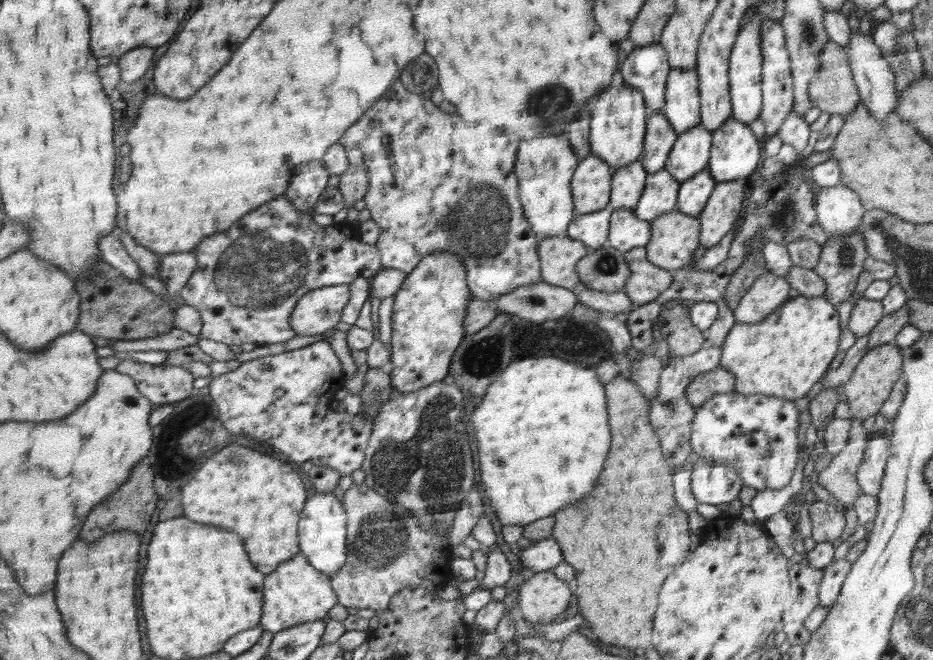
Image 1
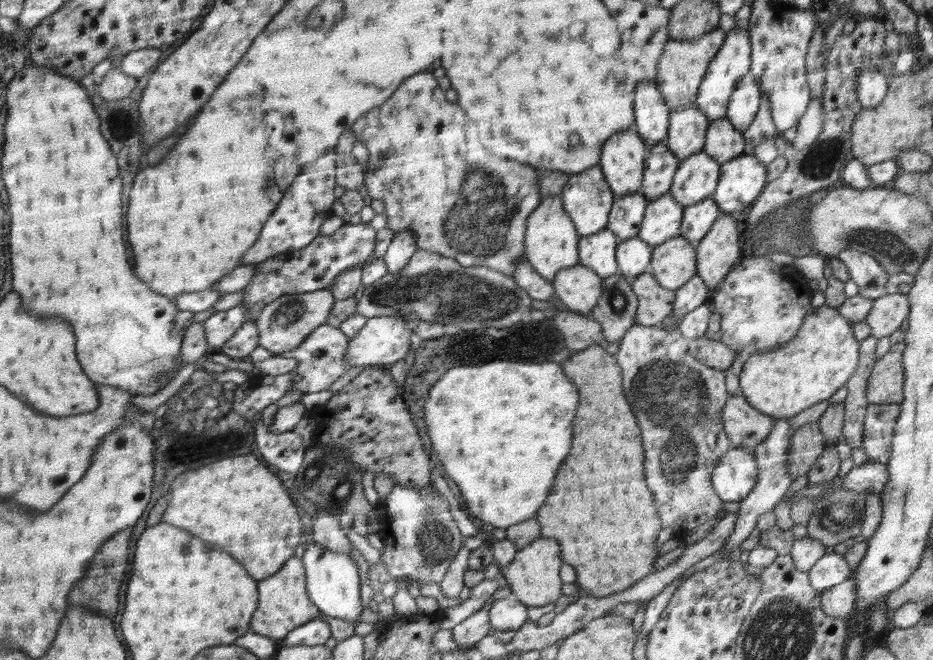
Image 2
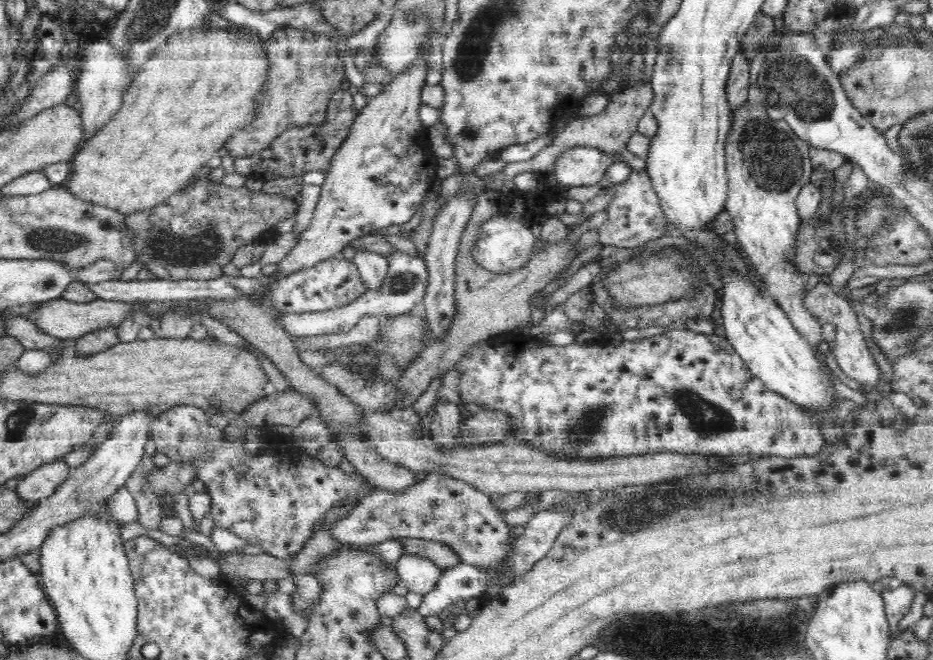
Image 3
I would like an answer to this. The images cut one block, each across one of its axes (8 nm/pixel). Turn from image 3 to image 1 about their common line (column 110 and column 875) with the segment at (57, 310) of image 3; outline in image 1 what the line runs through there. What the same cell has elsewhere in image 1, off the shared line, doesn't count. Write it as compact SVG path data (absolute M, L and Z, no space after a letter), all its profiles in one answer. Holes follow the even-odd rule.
M862 297L851 310L847 327L858 337L870 335L885 314L882 301Z

